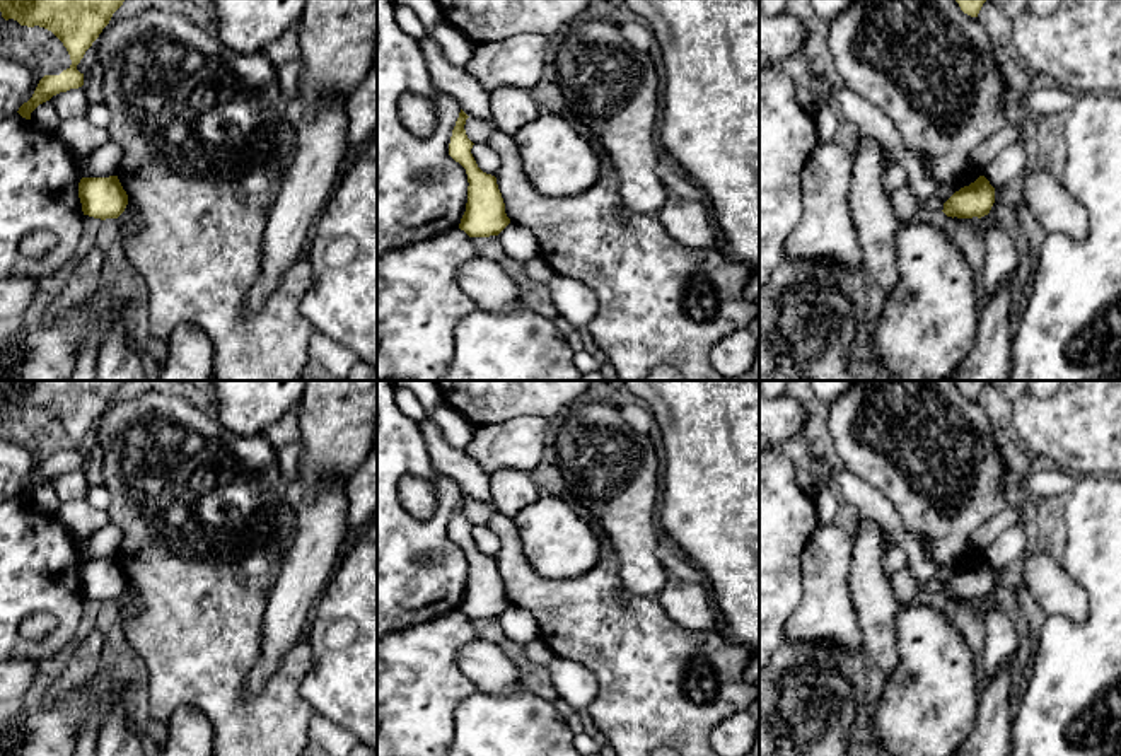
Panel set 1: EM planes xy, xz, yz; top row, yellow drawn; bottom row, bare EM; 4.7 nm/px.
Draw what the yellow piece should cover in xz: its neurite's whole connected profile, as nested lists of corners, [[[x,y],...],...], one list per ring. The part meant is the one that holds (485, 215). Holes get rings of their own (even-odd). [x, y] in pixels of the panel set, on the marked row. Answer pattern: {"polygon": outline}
{"polygon": [[[461,109],[449,143],[449,155],[466,169],[469,183],[466,212],[459,229],[469,237],[498,236],[510,224],[510,218],[505,213],[497,177],[483,172],[471,154],[474,143],[464,130],[468,118]]]}

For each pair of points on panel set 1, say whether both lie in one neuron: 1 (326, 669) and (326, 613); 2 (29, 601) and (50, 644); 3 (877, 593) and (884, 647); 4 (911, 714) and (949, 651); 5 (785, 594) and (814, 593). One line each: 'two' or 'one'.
1: one
2: one
3: one
4: one
5: two

